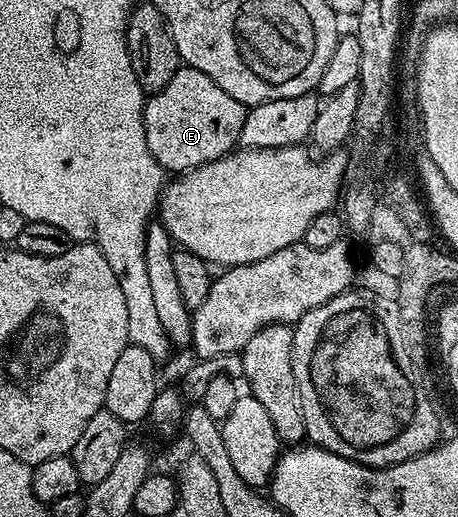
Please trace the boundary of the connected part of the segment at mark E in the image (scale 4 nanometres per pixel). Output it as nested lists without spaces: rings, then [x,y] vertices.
[[[181,65],[178,73],[170,77],[166,89],[147,96],[144,105],[146,145],[150,145],[154,161],[158,161],[165,172],[183,173],[221,159],[233,150],[240,142],[247,116],[244,104],[234,101],[226,89],[218,89],[206,73]]]

